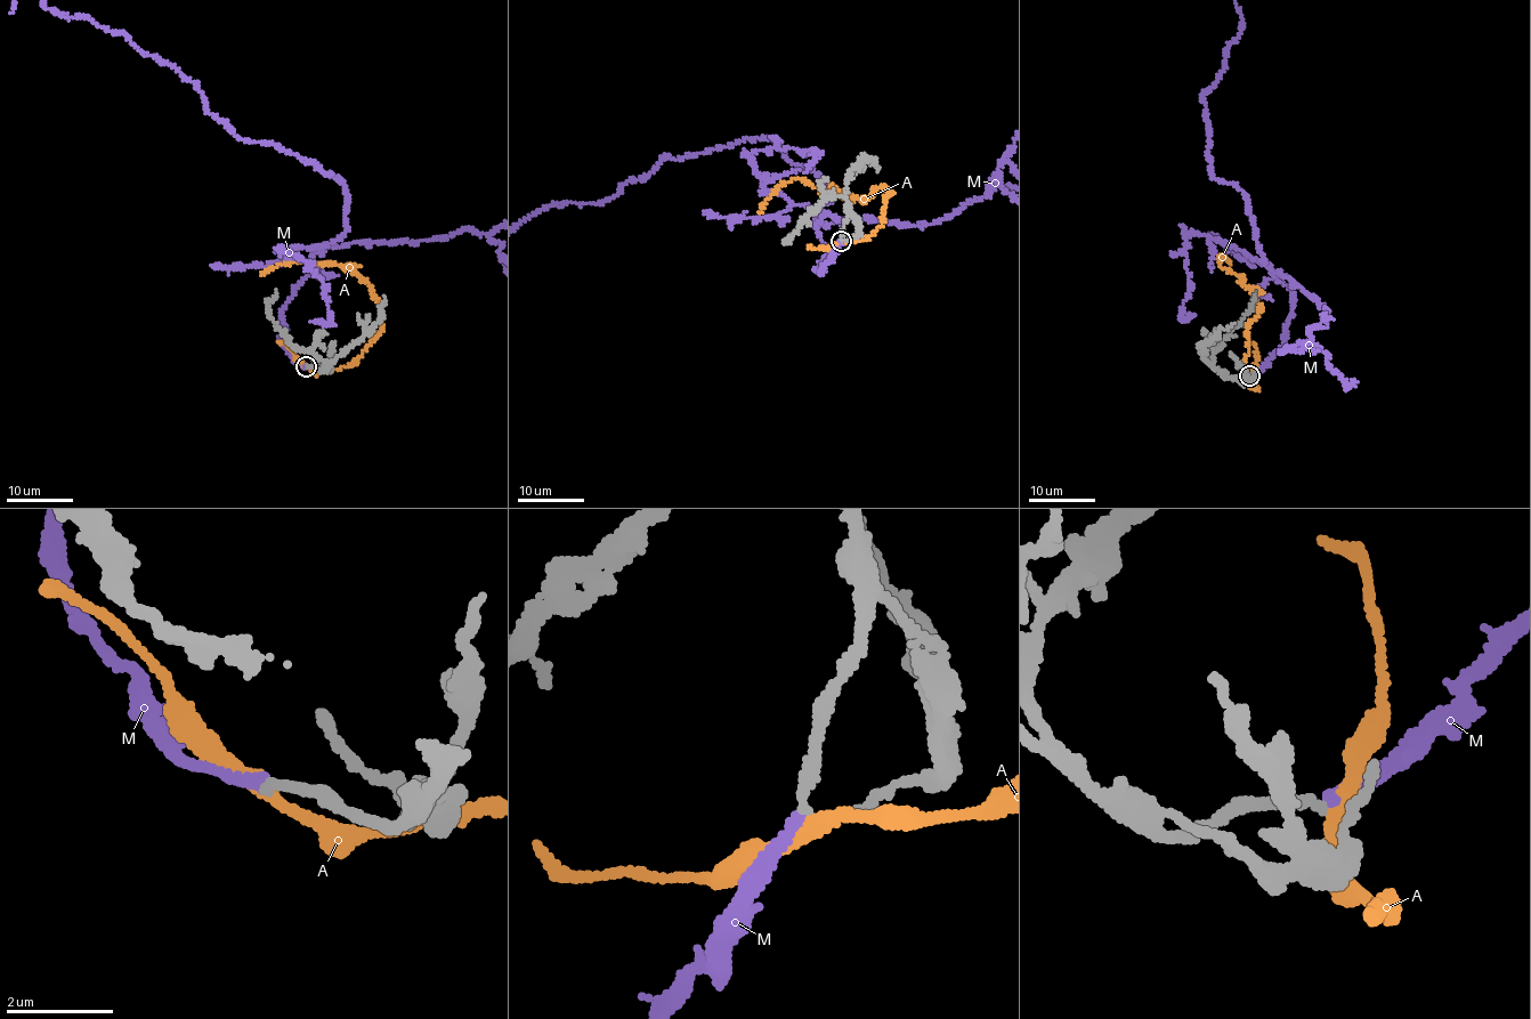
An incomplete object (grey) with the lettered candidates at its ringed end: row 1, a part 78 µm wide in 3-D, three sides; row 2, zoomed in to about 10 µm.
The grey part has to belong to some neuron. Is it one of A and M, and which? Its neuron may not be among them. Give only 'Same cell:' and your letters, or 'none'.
Same cell: M

